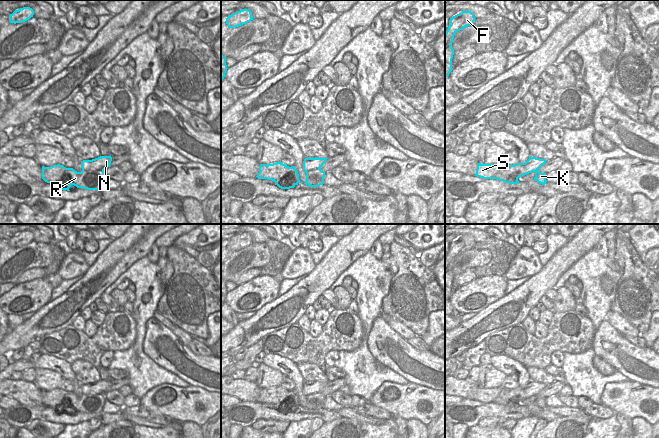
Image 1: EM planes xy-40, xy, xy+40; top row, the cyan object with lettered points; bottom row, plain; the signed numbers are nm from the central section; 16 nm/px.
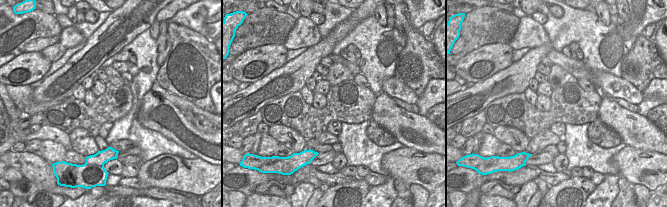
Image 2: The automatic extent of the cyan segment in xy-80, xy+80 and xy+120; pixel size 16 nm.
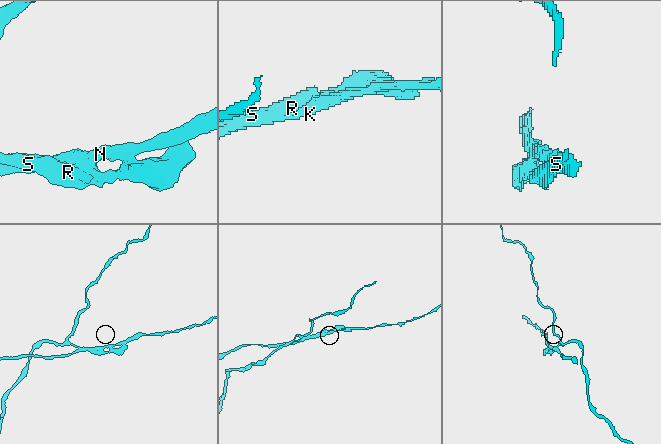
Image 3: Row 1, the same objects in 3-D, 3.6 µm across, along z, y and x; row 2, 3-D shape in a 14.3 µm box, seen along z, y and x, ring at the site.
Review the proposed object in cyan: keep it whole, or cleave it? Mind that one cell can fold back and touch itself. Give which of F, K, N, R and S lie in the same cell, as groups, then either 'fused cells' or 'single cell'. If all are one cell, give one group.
F K R S / N; fused cells

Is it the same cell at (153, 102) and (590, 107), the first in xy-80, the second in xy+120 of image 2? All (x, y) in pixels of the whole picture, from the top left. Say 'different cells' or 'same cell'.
different cells

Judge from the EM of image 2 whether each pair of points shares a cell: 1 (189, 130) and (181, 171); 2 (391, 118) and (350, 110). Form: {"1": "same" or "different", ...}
{"1": "different", "2": "different"}

